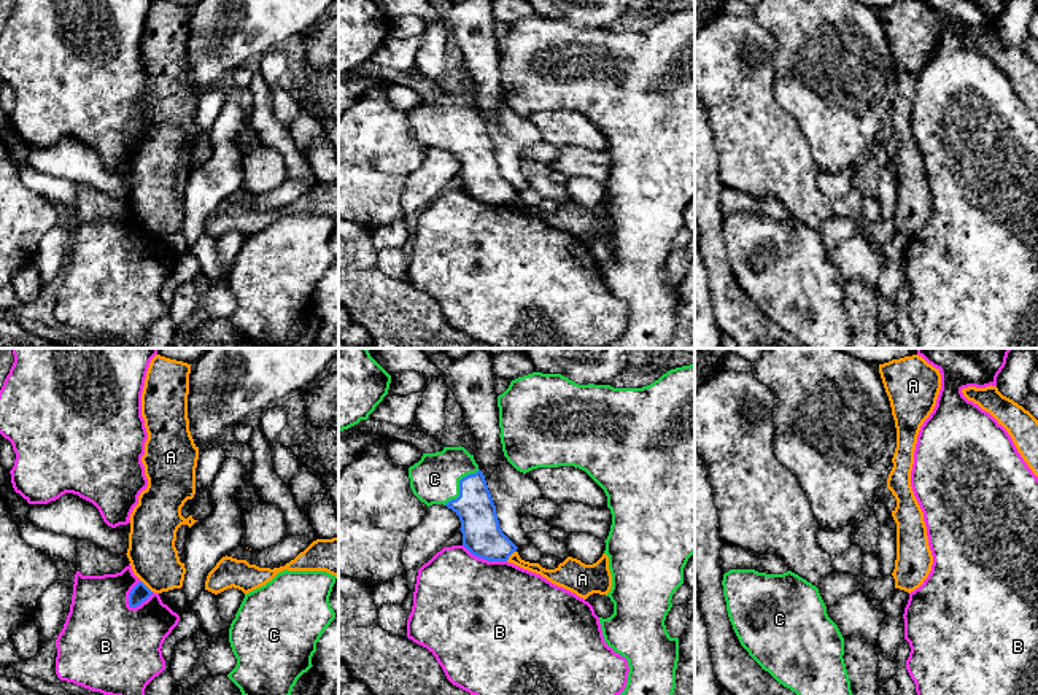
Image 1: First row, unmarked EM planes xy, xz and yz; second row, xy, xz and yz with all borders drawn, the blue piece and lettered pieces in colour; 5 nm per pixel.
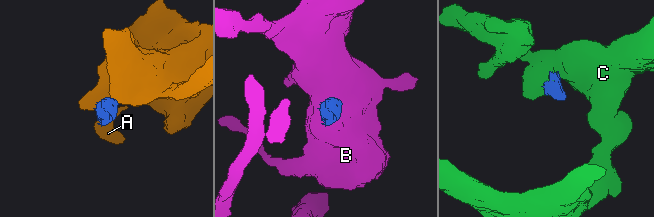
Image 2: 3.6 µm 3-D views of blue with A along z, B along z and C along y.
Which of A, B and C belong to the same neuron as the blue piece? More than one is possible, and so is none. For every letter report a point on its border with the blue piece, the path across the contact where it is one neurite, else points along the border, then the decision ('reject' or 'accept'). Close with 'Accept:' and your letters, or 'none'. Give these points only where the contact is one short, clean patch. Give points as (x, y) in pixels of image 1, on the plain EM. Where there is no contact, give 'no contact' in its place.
A: contact xz (511, 198); border xz (515, 194), (506, 204); reject
B: contact xy (140, 247); border xy (153, 236), (139, 248), (127, 248); reject
C: contact xz (460, 129); accept
Accept: C

